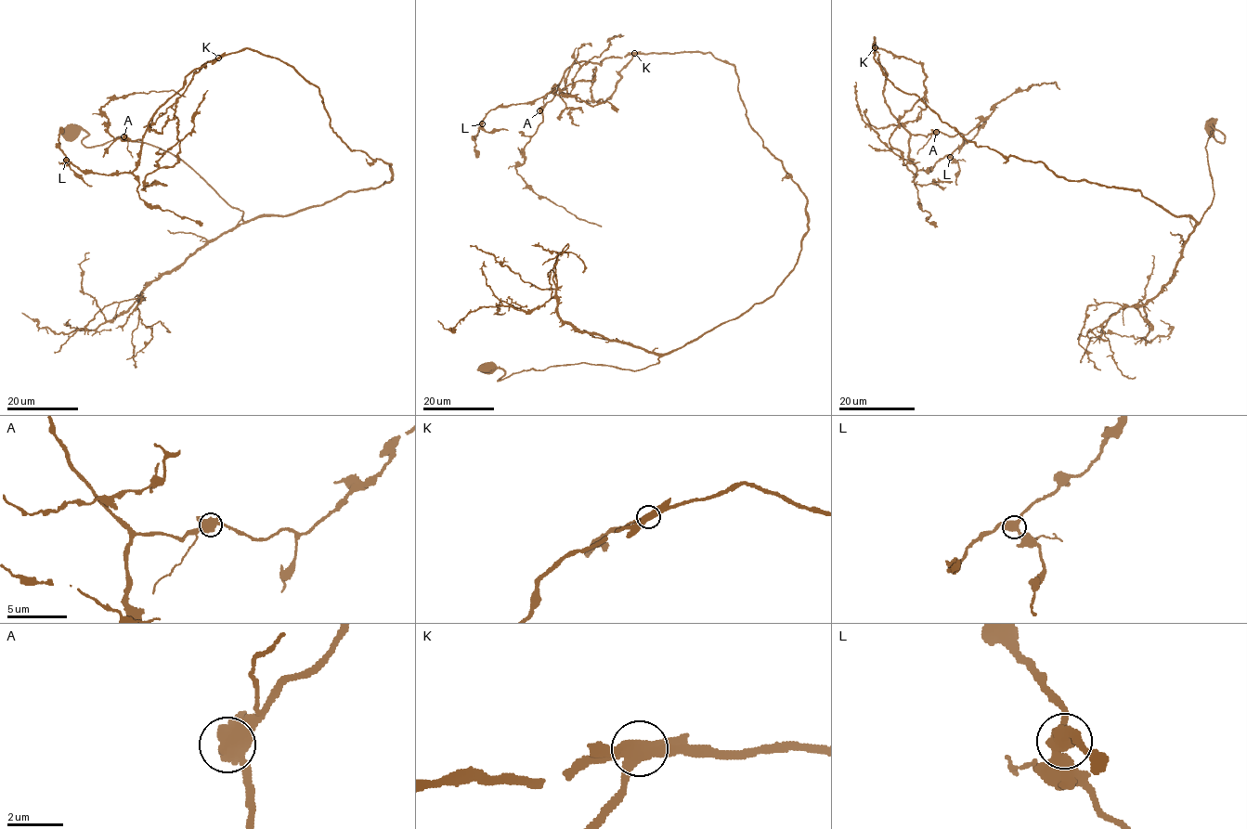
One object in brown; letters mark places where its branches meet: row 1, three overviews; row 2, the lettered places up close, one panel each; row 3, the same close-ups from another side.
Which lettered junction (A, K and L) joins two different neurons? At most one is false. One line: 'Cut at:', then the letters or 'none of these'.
Cut at: K

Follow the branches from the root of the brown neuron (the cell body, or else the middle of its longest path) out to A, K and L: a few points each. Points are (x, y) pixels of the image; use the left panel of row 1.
A: (71, 131), (170, 151), (245, 221), (391, 179), (333, 131), (316, 85), (248, 48), (123, 136)
K: (71, 131), (170, 151), (245, 221), (391, 179), (292, 67), (218, 58)
L: (71, 131), (170, 151), (245, 221), (391, 179), (248, 48), (193, 75), (132, 172), (66, 160)

